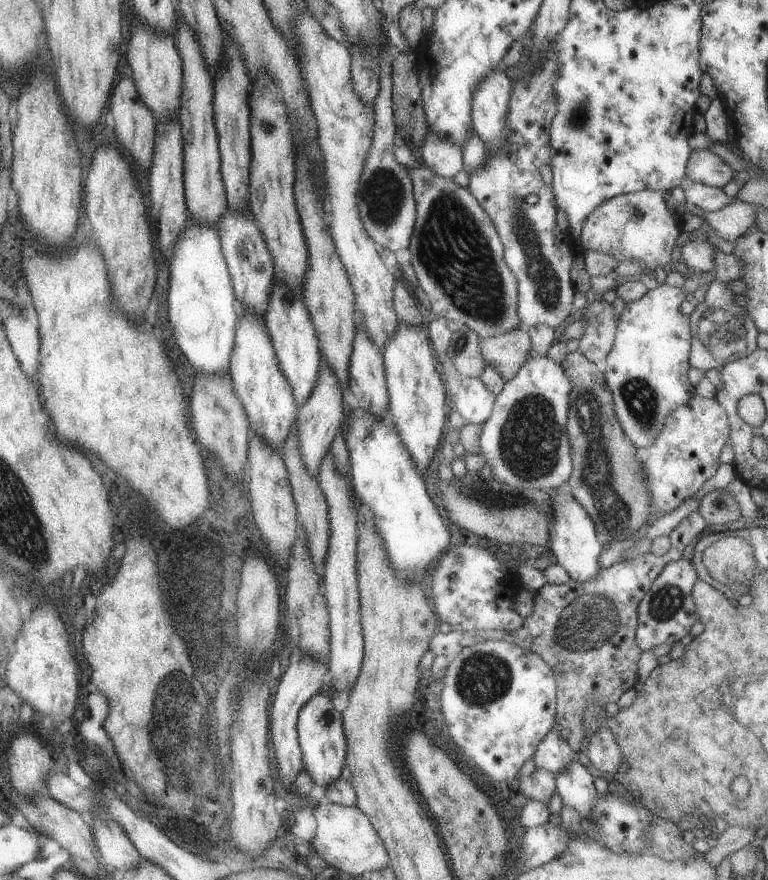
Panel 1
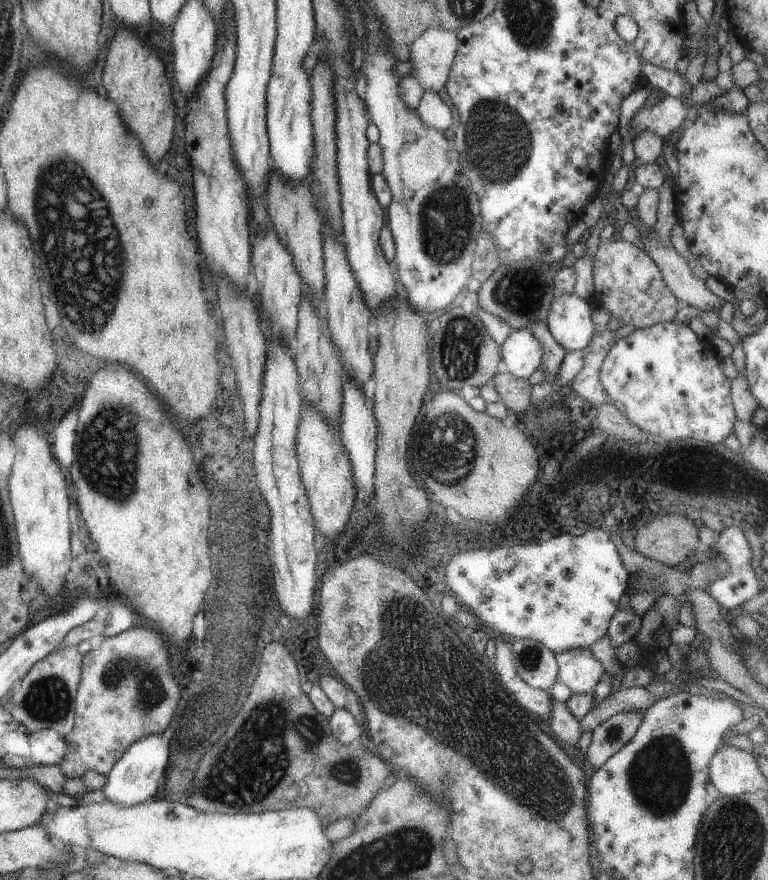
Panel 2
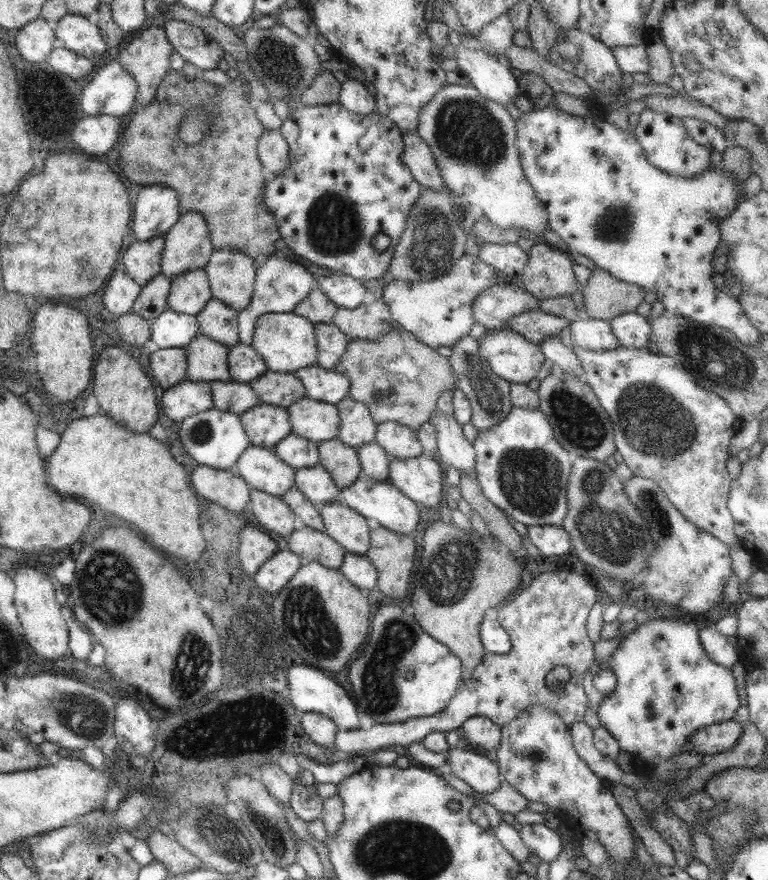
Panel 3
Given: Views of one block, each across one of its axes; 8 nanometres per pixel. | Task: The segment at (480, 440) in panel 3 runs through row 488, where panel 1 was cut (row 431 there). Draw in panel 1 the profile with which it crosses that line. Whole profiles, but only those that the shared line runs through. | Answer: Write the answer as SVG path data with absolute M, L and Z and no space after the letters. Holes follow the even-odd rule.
M530 357L520 367L520 370L508 381L505 381L503 390L495 396L492 412L490 416L483 422L483 429L480 437L481 452L486 459L485 464L489 464L492 467L492 476L507 485L516 487L517 489L542 489L542 490L554 490L562 486L564 482L567 482L568 477L573 469L571 459L571 446L569 443L569 436L567 433L567 420L570 404L570 393L572 390L572 383L566 371L562 368L561 364L552 361L552 359L543 357Z

